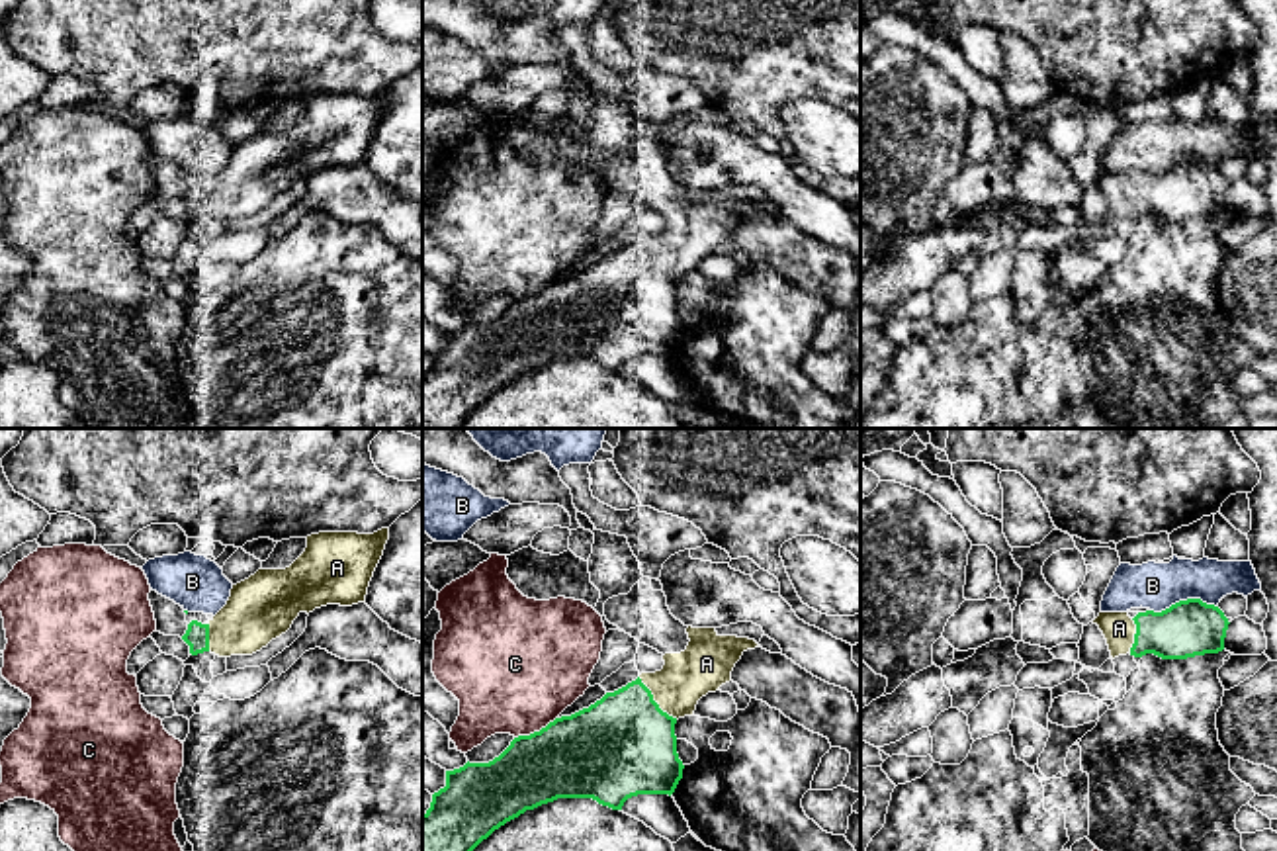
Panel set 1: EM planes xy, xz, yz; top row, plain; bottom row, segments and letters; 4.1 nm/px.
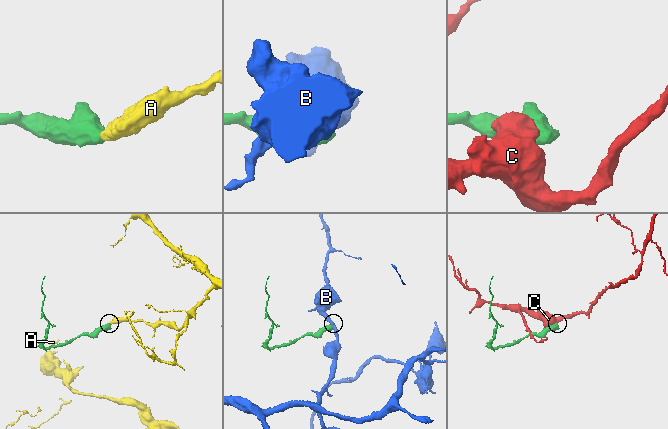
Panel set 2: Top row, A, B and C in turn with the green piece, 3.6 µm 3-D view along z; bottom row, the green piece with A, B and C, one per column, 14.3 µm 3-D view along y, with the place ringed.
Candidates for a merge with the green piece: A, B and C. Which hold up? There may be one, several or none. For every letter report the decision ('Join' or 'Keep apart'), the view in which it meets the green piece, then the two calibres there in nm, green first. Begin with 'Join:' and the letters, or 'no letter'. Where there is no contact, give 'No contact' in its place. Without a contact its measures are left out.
Join: A
A: Join. Touches green in xz. Thickness 420 nm (green) against 220 nm
B: Keep apart. Touches green in yz. Thickness 240 nm (green) against 190 nm
C: Keep apart. Touches green in xz. Thickness 360 nm (green) against 480 nm

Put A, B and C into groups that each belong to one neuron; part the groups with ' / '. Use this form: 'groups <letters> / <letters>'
groups A / B / C

